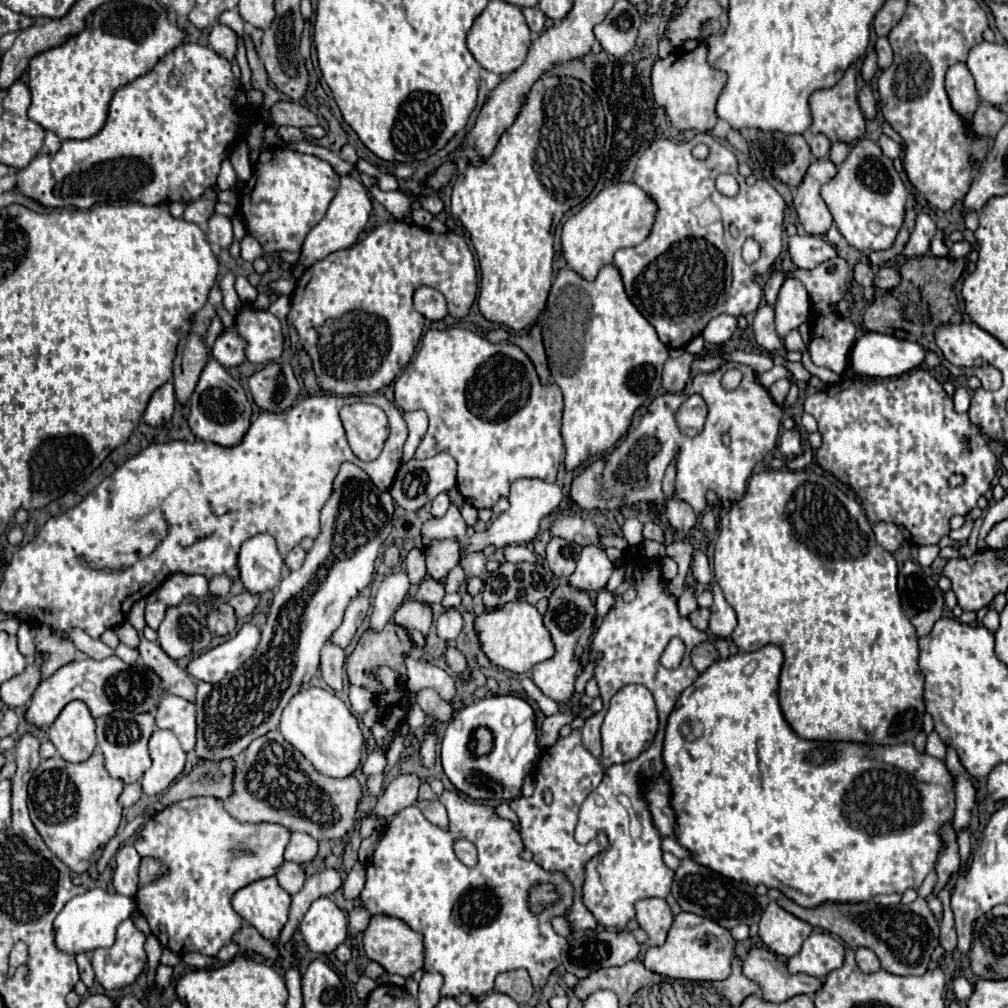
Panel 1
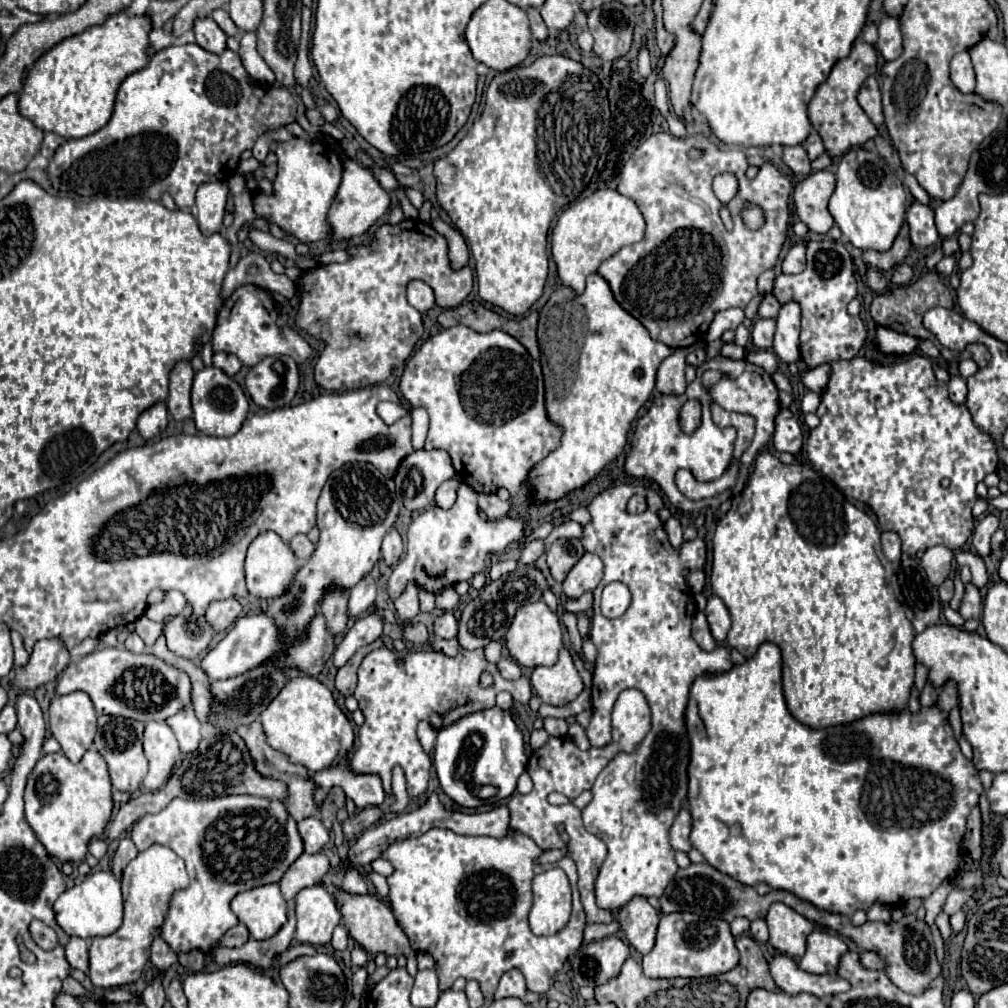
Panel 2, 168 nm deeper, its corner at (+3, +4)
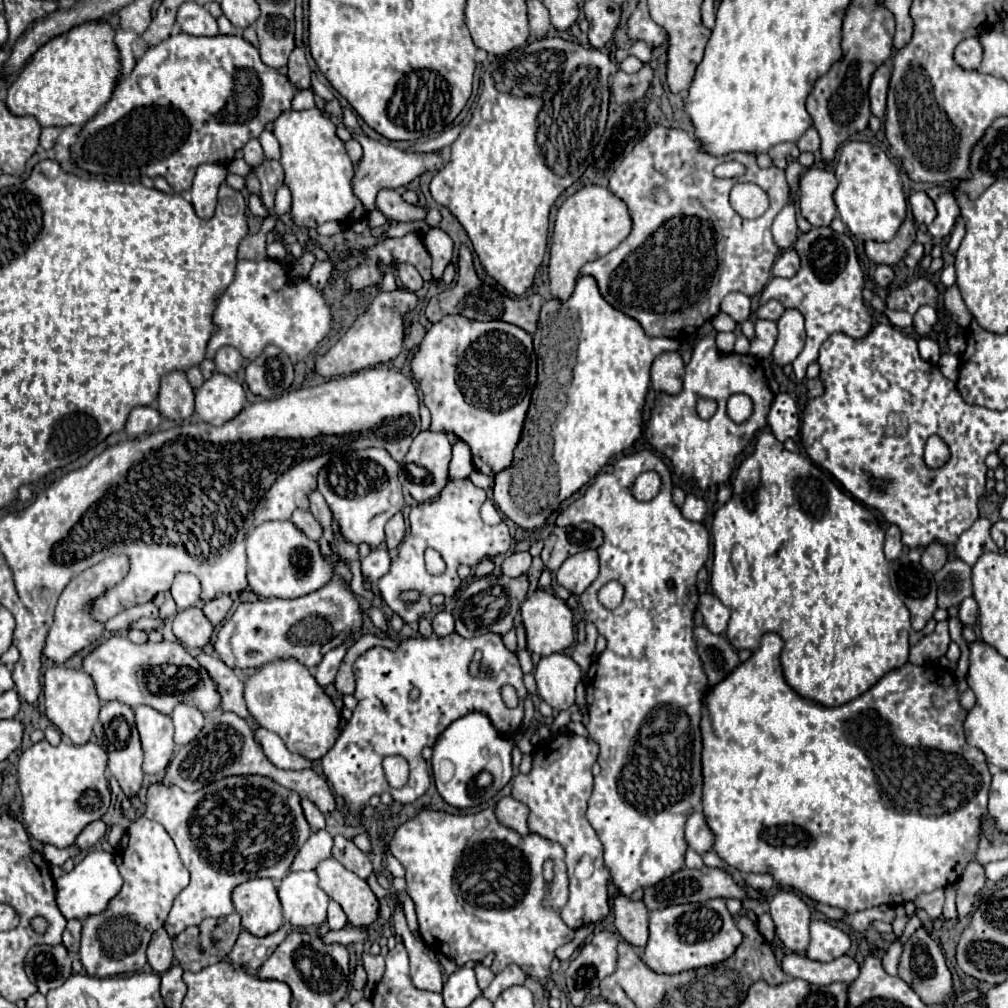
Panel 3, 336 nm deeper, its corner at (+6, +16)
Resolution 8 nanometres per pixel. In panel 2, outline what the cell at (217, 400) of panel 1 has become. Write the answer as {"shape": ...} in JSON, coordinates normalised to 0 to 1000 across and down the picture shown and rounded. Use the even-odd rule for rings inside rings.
{"shape":[[[210,363],[210,365],[202,365],[192,373],[190,405],[192,405],[192,417],[196,429],[206,433],[230,433],[240,425],[240,419],[244,417],[246,397],[240,385],[228,373],[222,373],[222,369]]]}

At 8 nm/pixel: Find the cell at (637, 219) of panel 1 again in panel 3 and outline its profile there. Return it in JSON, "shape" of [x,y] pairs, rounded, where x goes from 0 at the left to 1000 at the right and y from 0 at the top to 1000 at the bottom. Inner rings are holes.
{"shape":[[[584,183],[584,185],[578,185],[576,188],[572,188],[568,194],[564,194],[553,208],[549,234],[547,234],[547,258],[545,258],[547,292],[555,298],[563,298],[568,292],[568,286],[570,286],[576,266],[584,258],[590,258],[592,254],[600,254],[608,246],[612,246],[612,242],[616,242],[624,234],[626,224],[628,224],[628,218],[624,214],[624,206],[620,206],[620,200],[616,196],[608,194],[608,190],[604,190],[604,187],[600,187],[600,185]]]}

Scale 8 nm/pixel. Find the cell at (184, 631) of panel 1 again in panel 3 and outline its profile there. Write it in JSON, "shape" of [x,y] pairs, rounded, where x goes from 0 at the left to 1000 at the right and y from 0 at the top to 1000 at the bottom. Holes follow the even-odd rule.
{"shape":[[[189,601],[189,603],[184,603],[178,609],[174,609],[172,629],[186,643],[201,643],[211,629],[211,621],[203,613],[199,603]]]}

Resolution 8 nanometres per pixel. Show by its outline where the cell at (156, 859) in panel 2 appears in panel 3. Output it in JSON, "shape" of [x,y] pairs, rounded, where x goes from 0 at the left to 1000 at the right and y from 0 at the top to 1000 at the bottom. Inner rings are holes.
{"shape":[[[142,810],[128,817],[122,833],[114,841],[114,849],[116,849],[118,867],[122,869],[122,881],[110,893],[110,897],[104,905],[100,905],[96,909],[88,909],[84,913],[82,929],[80,929],[78,950],[82,954],[84,964],[88,968],[96,968],[96,970],[106,970],[106,968],[124,966],[124,964],[136,964],[144,958],[144,954],[146,954],[144,942],[146,942],[146,937],[148,937],[152,925],[164,917],[174,889],[188,877],[188,863],[184,861],[184,857],[180,857],[178,845],[176,845],[172,833],[168,831],[168,827],[164,825],[164,821],[152,813],[142,812]]]}

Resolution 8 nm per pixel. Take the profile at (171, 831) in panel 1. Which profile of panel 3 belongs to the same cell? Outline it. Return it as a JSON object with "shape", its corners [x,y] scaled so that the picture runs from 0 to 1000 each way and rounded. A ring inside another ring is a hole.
{"shape":[[[227,770],[191,788],[186,788],[176,780],[150,778],[142,810],[158,815],[166,823],[178,847],[184,847],[184,857],[186,863],[189,865],[188,879],[174,891],[168,911],[164,915],[164,923],[168,925],[170,931],[174,931],[186,919],[199,917],[199,913],[203,911],[217,911],[229,907],[231,905],[229,885],[239,875],[245,875],[247,871],[279,873],[287,865],[293,847],[309,827],[297,798],[297,788],[261,770]]]}

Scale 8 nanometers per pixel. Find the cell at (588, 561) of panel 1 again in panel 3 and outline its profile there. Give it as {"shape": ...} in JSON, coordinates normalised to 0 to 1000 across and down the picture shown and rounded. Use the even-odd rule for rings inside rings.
{"shape":[[[580,546],[564,552],[553,565],[553,577],[568,590],[574,591],[594,569],[594,556],[590,546]]]}

